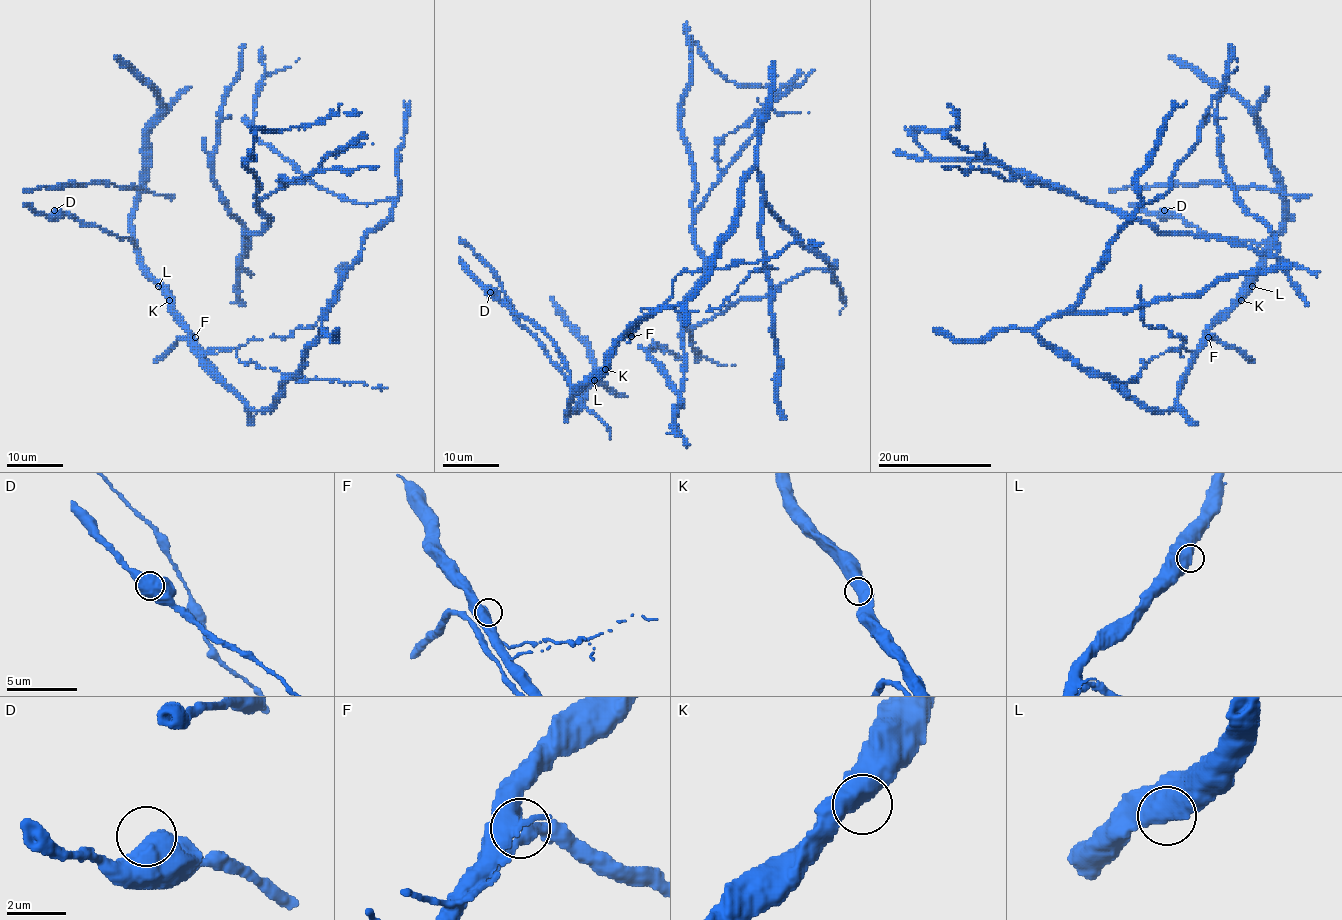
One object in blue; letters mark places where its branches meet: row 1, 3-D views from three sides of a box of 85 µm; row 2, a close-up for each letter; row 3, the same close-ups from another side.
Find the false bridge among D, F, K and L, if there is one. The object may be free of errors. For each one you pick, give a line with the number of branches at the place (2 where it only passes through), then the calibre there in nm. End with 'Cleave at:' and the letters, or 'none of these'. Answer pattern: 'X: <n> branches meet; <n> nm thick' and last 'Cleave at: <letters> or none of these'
F: 1 branches meet; 550 nm thick
Cleave at: F

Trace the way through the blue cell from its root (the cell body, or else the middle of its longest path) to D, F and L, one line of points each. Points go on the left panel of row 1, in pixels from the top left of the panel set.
D: (362, 204), (393, 208), (265, 410), (204, 357), (135, 241), (54, 210)
F: (362, 204), (389, 198), (393, 208), (365, 237), (305, 363), (268, 408), (253, 410), (195, 337)
L: (362, 204), (389, 198), (393, 208), (365, 237), (305, 363), (265, 410), (253, 410), (224, 381), (158, 286)

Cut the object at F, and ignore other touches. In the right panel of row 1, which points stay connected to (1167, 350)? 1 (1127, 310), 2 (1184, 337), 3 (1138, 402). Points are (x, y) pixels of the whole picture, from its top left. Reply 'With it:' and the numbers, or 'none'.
With it: 2

